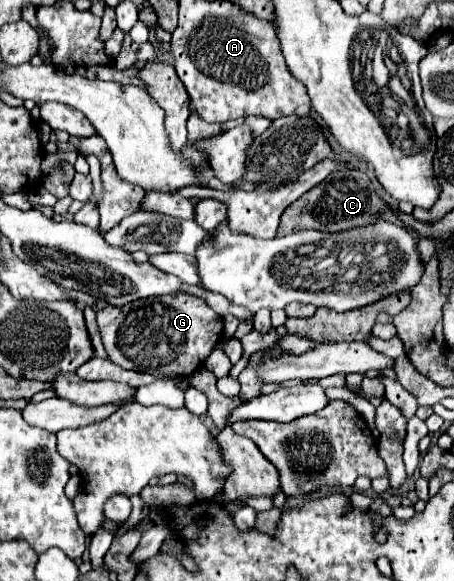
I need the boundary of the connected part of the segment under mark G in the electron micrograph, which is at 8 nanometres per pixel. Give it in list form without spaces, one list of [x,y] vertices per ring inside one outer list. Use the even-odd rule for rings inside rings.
[[[165,295],[133,301],[123,307],[97,311],[97,325],[111,363],[155,377],[189,377],[223,339],[223,319],[201,299],[191,295]]]

